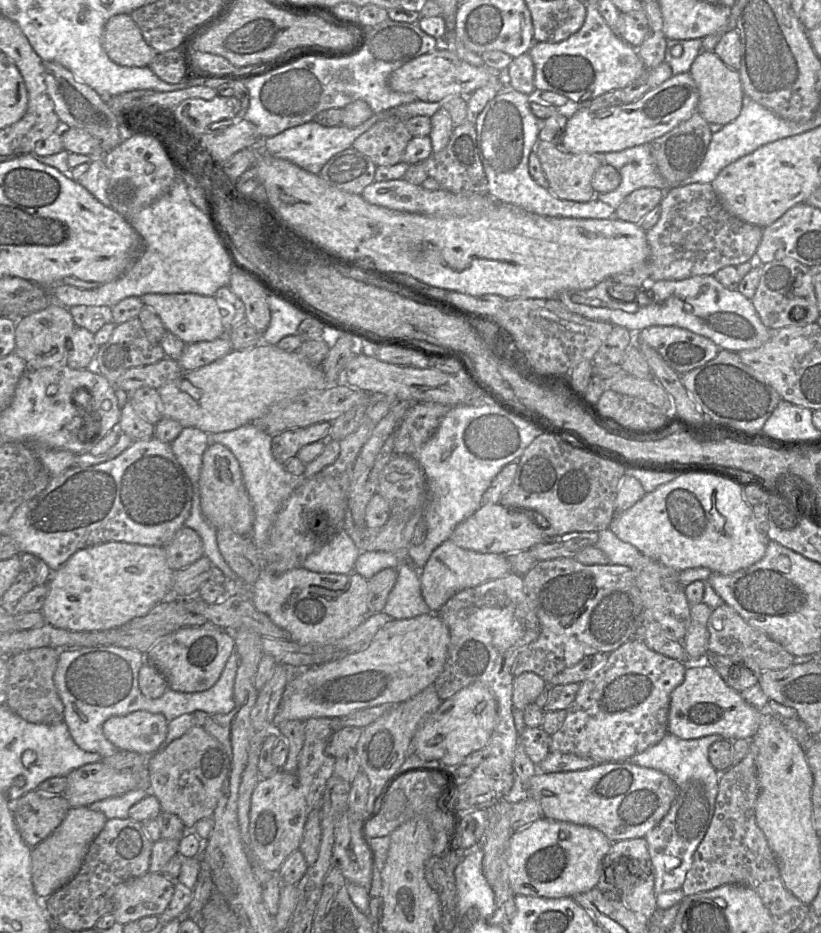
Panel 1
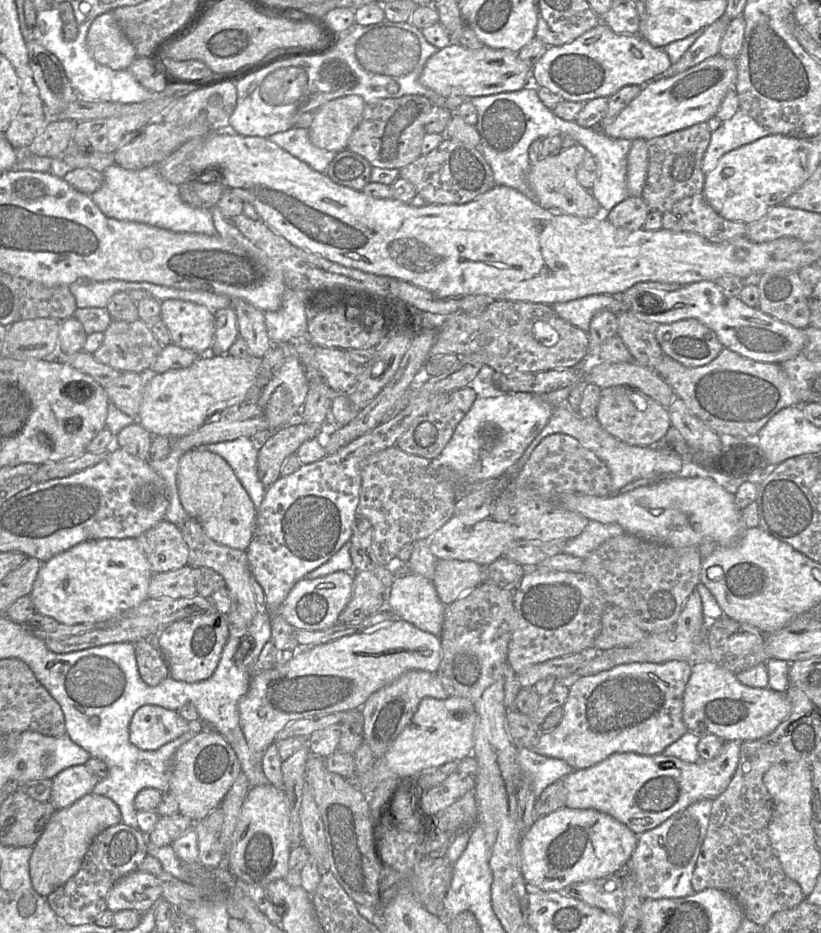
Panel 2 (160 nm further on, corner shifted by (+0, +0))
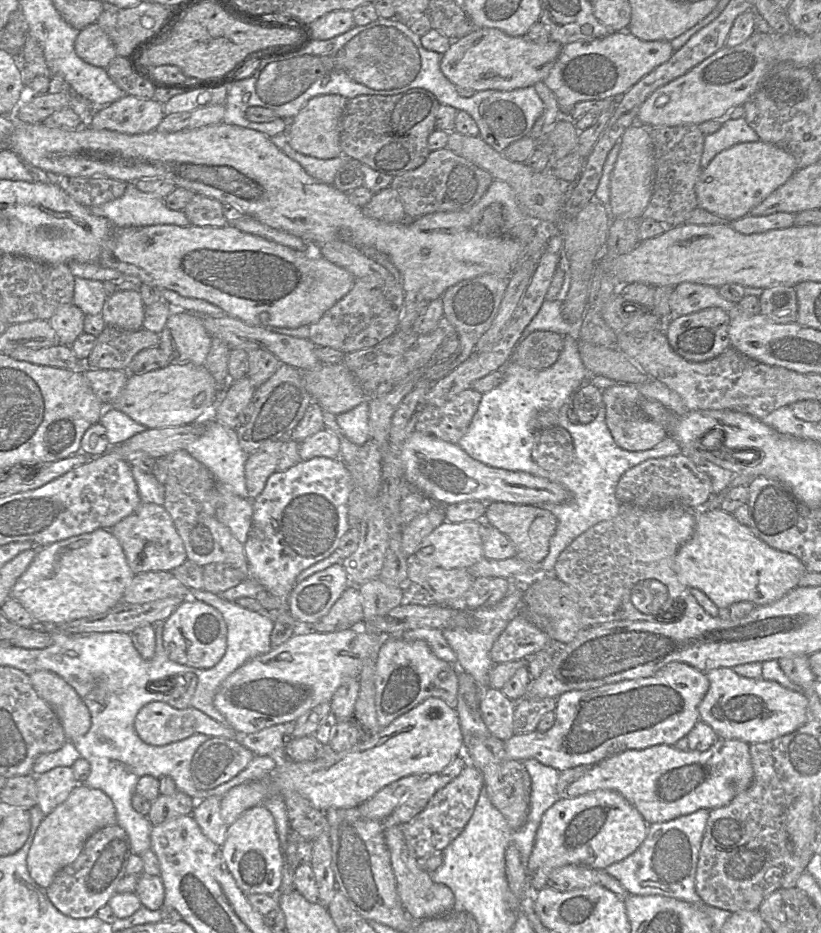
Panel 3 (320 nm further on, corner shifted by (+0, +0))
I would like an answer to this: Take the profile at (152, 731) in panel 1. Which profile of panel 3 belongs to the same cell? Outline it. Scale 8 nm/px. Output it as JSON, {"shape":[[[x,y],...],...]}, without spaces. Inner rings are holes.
{"shape":[[[158,701],[150,702],[139,710],[134,720],[134,729],[144,743],[152,746],[164,746],[194,734],[236,739],[235,732],[228,725],[220,724],[193,707],[176,709]]]}

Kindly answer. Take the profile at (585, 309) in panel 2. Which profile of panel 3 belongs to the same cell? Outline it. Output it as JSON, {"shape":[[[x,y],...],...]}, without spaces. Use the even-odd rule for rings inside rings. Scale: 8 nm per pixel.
{"shape":[[[560,298],[549,300],[545,299],[529,324],[523,330],[519,342],[534,331],[555,332],[562,336],[576,335],[577,329],[573,324],[565,321],[561,314],[562,300]]]}

